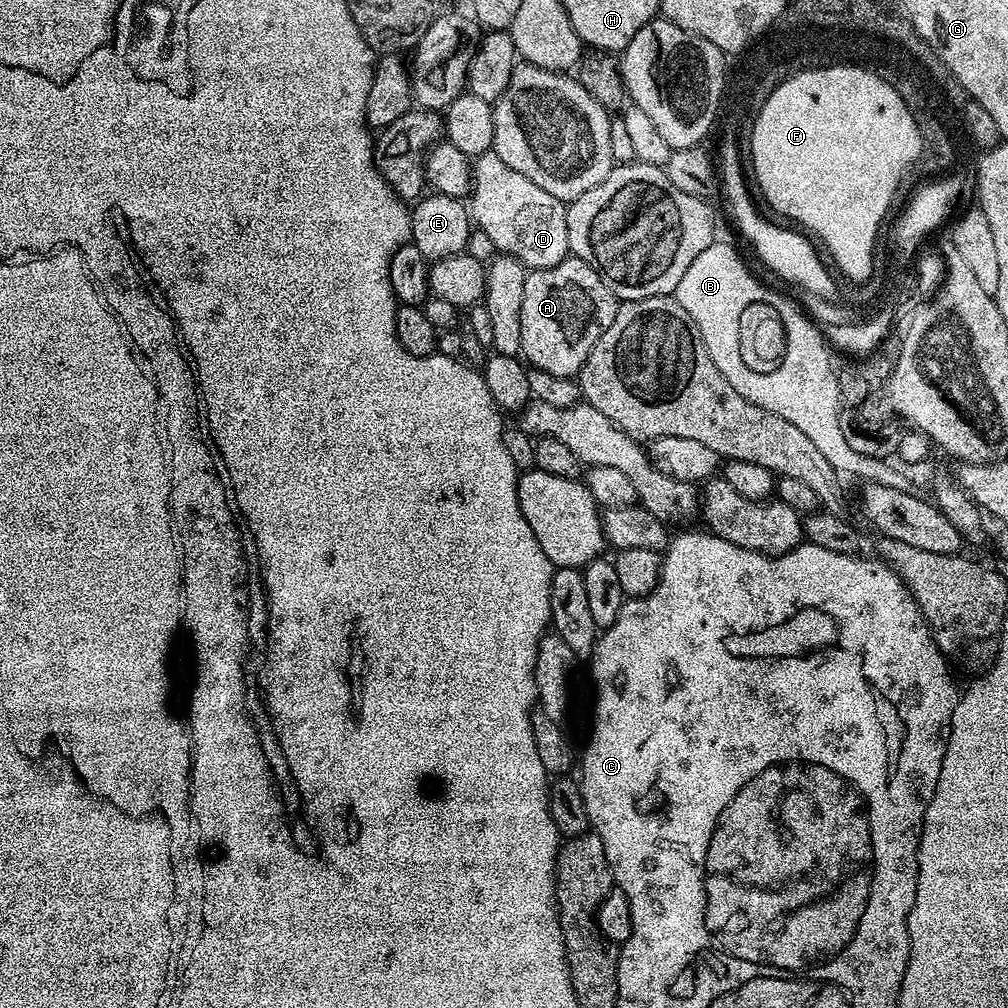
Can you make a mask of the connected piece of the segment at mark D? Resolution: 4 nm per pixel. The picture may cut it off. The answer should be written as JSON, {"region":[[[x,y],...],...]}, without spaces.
{"region":[[[495,151],[484,152],[475,157],[472,182],[471,219],[477,229],[486,231],[488,237],[494,242],[497,253],[516,257],[530,270],[558,266],[558,262],[569,259],[570,249],[568,247],[568,227],[566,226],[568,210],[565,201],[554,198],[554,194],[546,194],[542,186],[518,174],[518,170],[510,170],[510,166],[506,166],[506,162],[502,162],[502,158],[498,158]]]}

